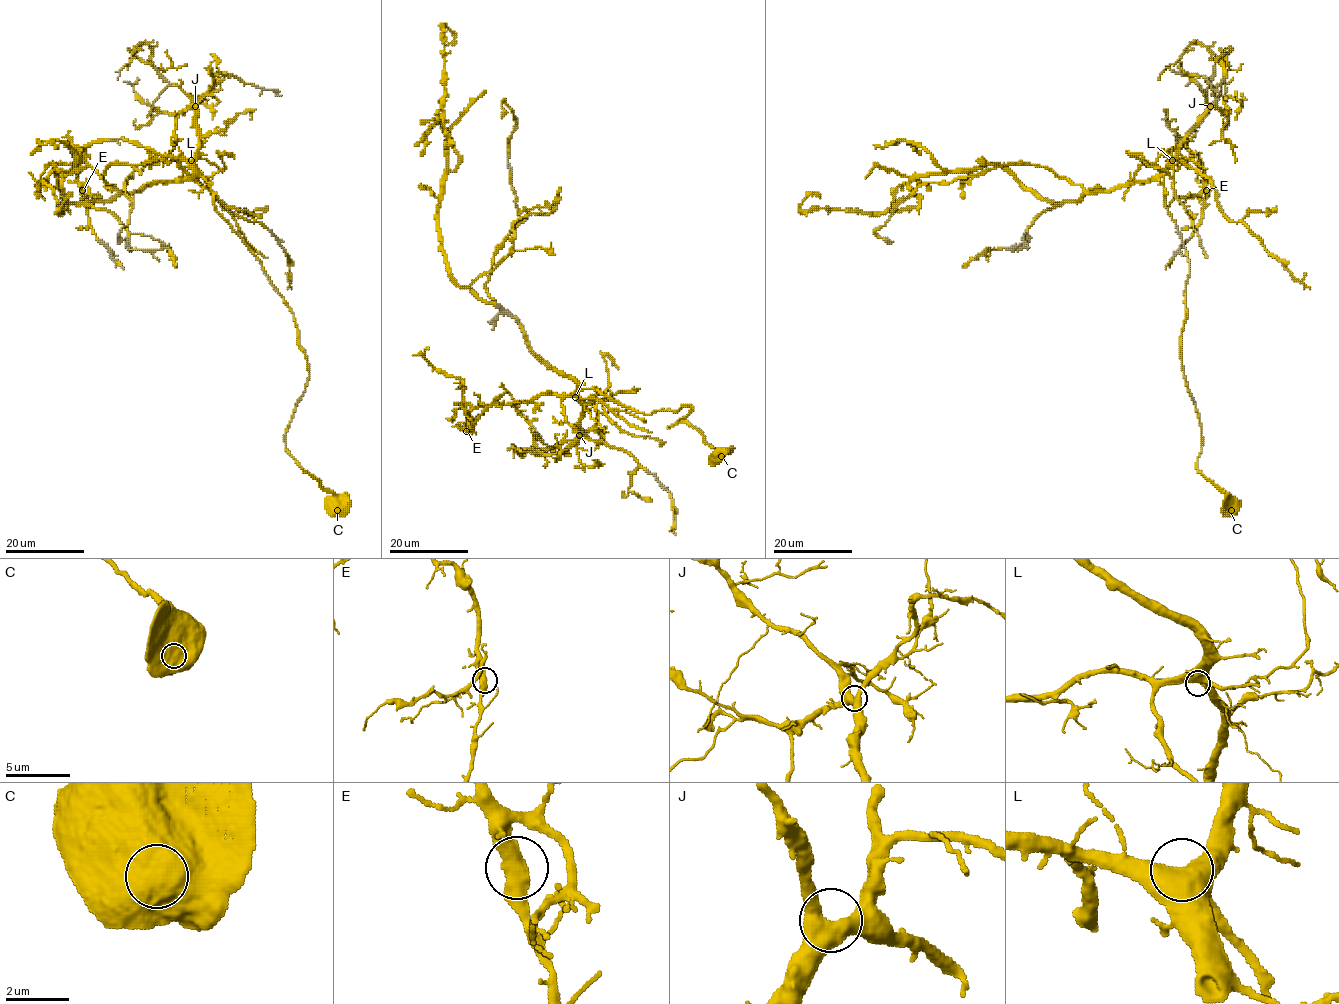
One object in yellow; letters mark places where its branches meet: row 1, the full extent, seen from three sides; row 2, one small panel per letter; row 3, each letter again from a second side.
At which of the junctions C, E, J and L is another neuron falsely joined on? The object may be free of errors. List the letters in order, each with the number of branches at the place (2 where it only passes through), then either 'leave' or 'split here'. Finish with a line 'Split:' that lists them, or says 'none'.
C: 1 | leave
E: 2 | leave
J: 3 | leave
L: 2 | leave
Split: none

